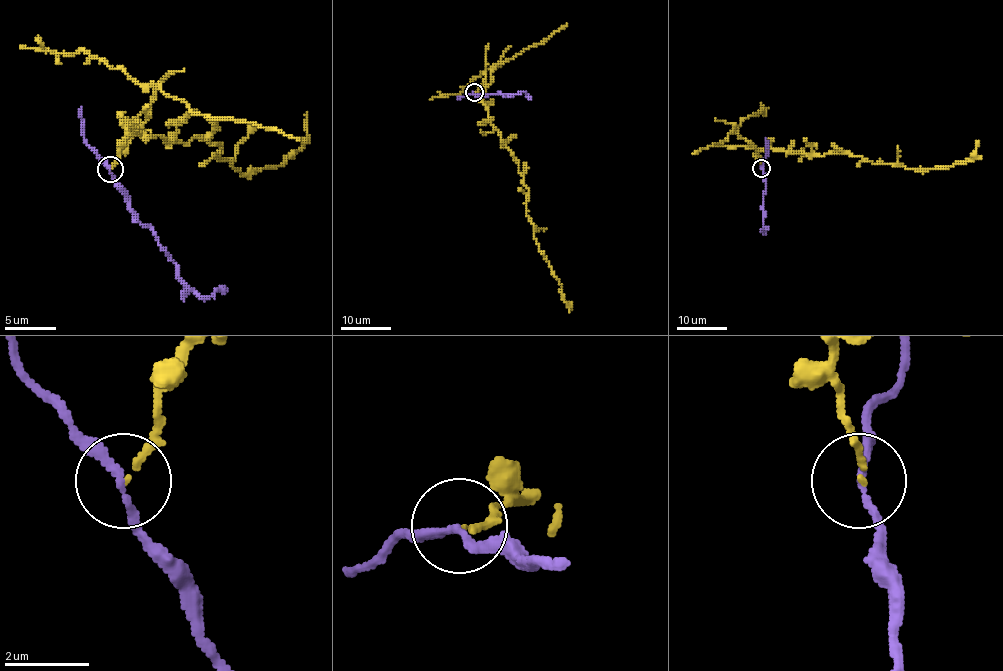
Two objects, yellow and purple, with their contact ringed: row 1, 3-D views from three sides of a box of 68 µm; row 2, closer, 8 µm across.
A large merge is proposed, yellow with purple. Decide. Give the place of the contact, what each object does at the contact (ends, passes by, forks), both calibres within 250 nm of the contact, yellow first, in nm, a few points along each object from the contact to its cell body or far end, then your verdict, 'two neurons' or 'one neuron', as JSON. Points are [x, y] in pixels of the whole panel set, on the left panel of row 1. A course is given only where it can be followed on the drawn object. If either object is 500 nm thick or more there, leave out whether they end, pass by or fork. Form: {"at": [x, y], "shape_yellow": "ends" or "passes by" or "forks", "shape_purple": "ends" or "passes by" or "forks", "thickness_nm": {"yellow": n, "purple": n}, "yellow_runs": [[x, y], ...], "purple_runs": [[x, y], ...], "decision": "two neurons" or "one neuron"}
{"at": [110, 169], "shape_yellow": "ends", "shape_purple": "passes by", "thickness_nm": {"yellow": 110, "purple": 160}, "yellow_runs": [[109, 168], [125, 130], [209, 135], [222, 145], [214, 155], [243, 173], [276, 168], [301, 145], [307, 112]], "purple_runs": [[109, 168], [127, 209], [156, 235], [176, 265], [176, 276], [202, 296], [214, 294], [220, 288], [227, 291]], "decision": "two neurons"}

